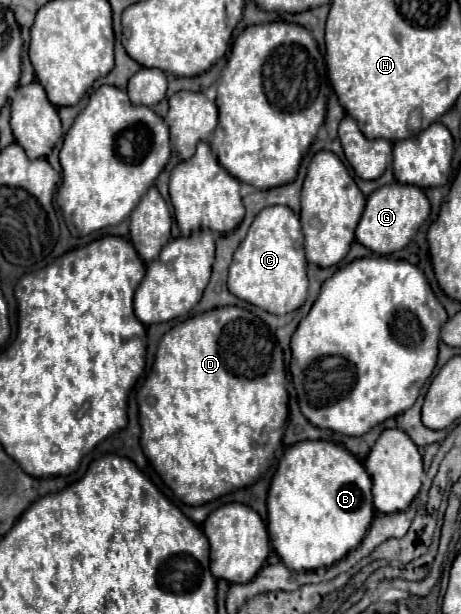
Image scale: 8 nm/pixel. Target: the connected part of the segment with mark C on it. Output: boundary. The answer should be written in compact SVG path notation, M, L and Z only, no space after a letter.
M270 206L258 212L248 236L234 252L228 276L228 290L270 314L298 310L308 296L308 276L304 258L304 234L298 216L288 206Z

